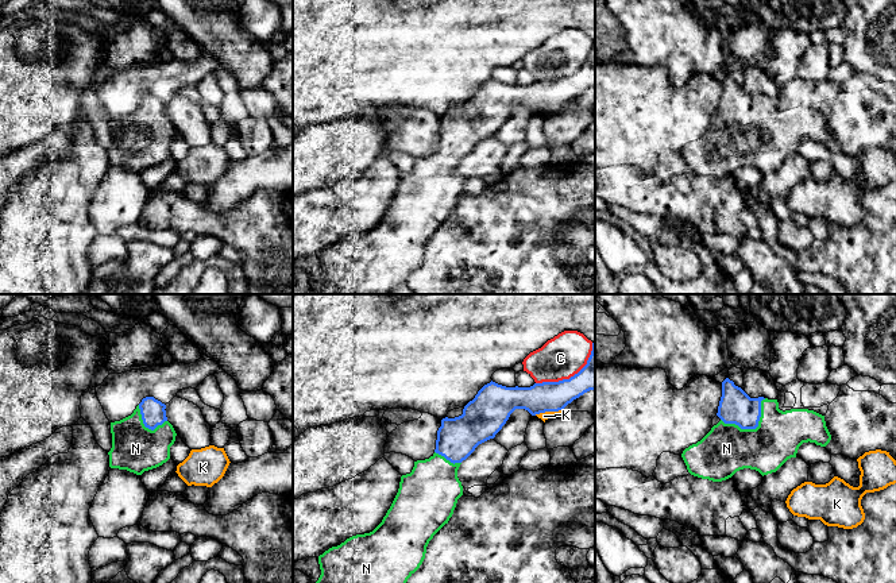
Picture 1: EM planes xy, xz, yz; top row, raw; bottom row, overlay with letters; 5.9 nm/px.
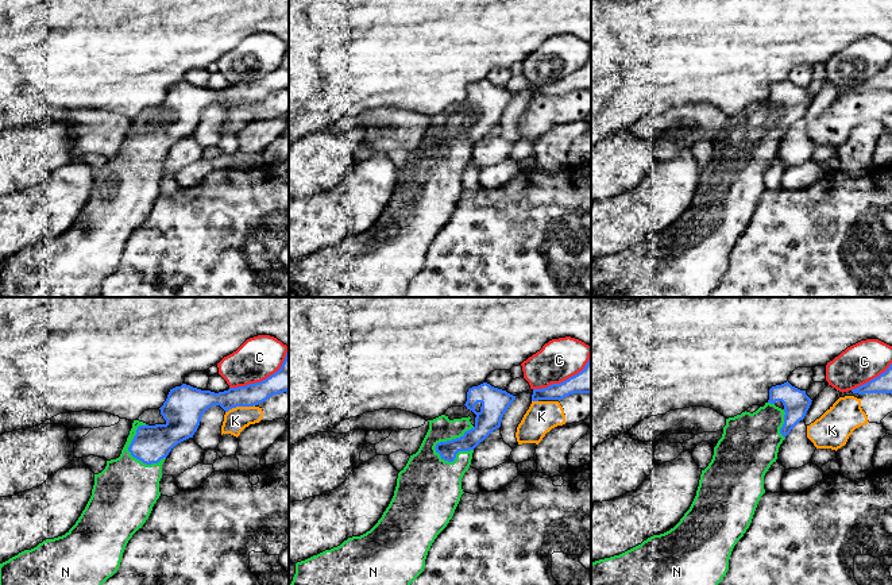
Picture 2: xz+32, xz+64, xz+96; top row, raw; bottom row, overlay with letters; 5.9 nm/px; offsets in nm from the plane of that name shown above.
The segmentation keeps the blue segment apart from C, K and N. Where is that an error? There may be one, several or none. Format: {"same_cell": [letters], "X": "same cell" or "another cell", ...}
{"same_cell": ["N"], "C": "another cell", "K": "another cell", "N": "same cell"}

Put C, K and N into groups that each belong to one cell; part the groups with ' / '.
C / K / N

